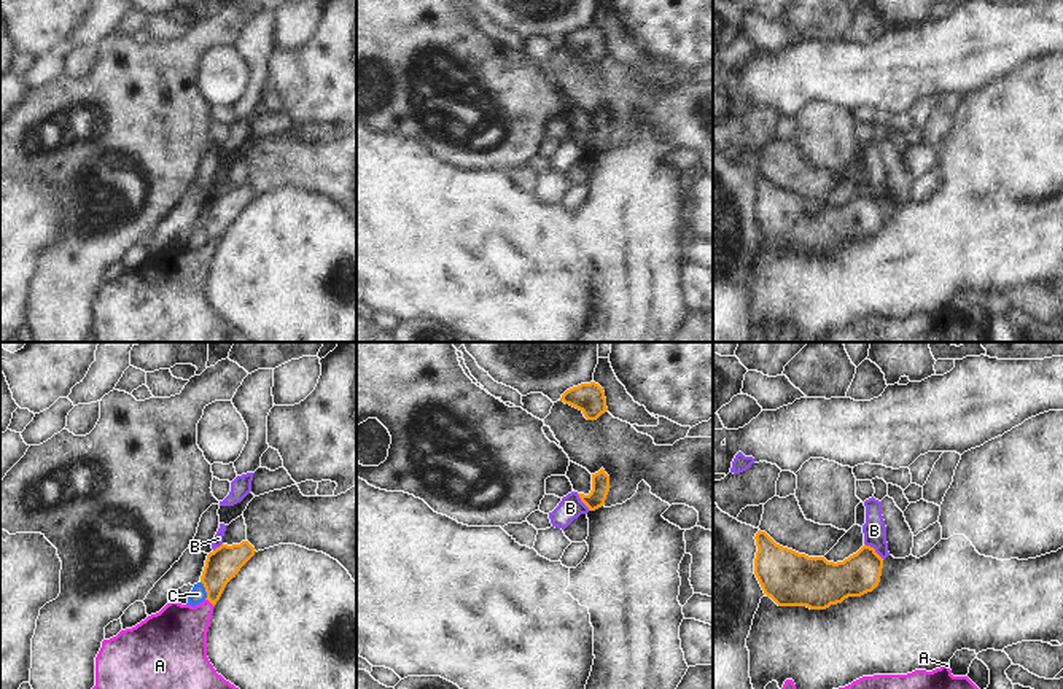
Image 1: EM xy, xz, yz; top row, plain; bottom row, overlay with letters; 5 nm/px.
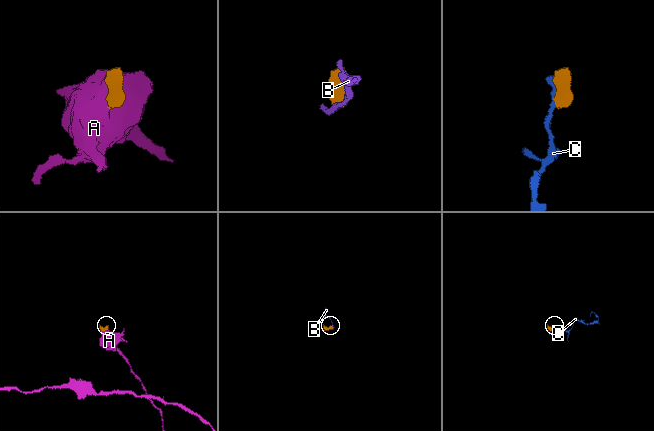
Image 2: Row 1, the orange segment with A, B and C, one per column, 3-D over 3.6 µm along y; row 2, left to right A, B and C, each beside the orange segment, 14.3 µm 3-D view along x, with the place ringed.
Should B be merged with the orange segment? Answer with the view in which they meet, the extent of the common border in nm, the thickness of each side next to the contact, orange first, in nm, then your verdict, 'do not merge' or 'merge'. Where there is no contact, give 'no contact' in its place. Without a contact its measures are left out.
yz | 130 nm | 200/120 nm | do not merge

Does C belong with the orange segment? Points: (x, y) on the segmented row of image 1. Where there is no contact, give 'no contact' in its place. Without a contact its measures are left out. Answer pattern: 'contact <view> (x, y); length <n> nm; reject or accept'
contact xy (206, 591); length 100 nm; reject

